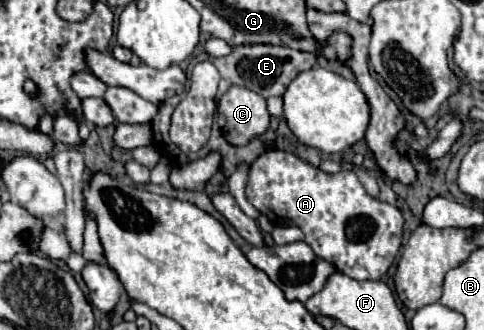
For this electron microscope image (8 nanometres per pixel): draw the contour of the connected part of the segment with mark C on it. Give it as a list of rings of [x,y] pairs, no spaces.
[[[231,86],[219,100],[217,122],[223,138],[233,146],[245,146],[251,138],[263,136],[269,130],[269,120],[265,98],[247,88]]]

